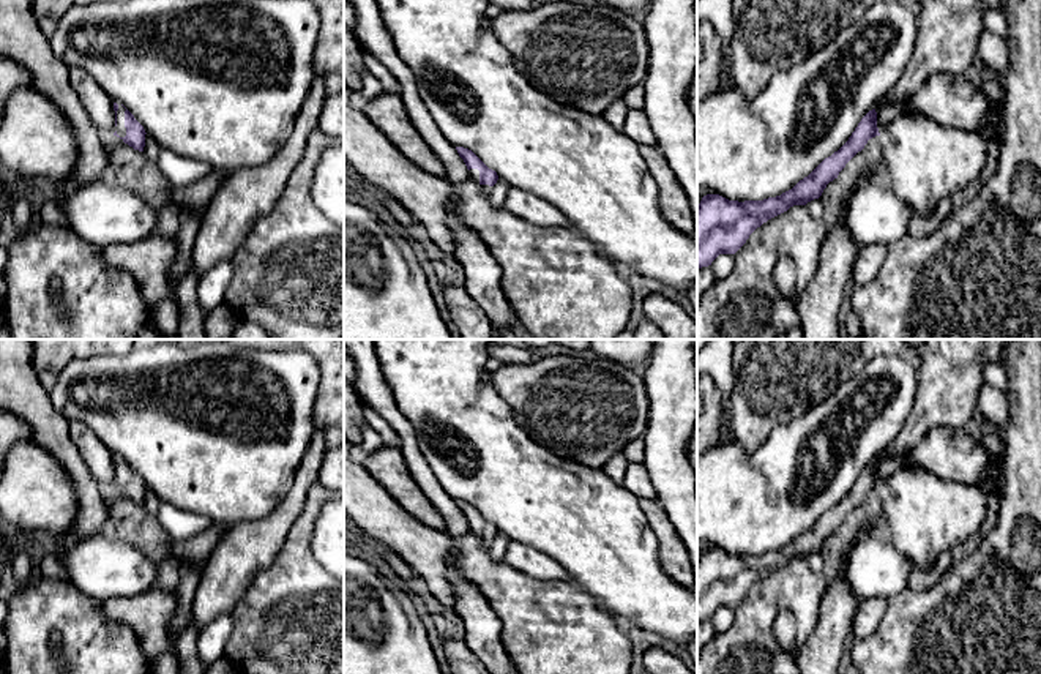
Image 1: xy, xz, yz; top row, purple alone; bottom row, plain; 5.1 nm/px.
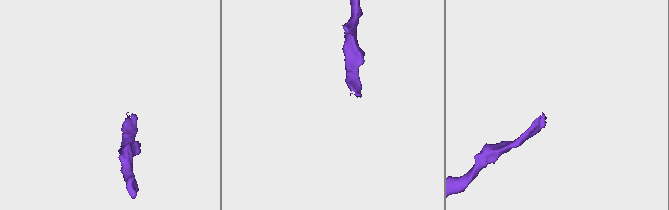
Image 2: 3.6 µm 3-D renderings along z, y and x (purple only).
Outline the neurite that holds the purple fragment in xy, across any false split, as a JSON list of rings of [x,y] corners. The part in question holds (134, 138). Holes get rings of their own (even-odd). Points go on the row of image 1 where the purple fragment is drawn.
[[[118,101],[114,103],[115,110],[115,133],[125,144],[134,150],[144,152],[145,147],[145,129],[134,118],[134,115]]]

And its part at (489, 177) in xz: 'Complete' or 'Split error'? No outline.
Split error

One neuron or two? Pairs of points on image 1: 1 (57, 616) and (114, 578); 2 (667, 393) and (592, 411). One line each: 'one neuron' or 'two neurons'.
1: two neurons
2: two neurons

